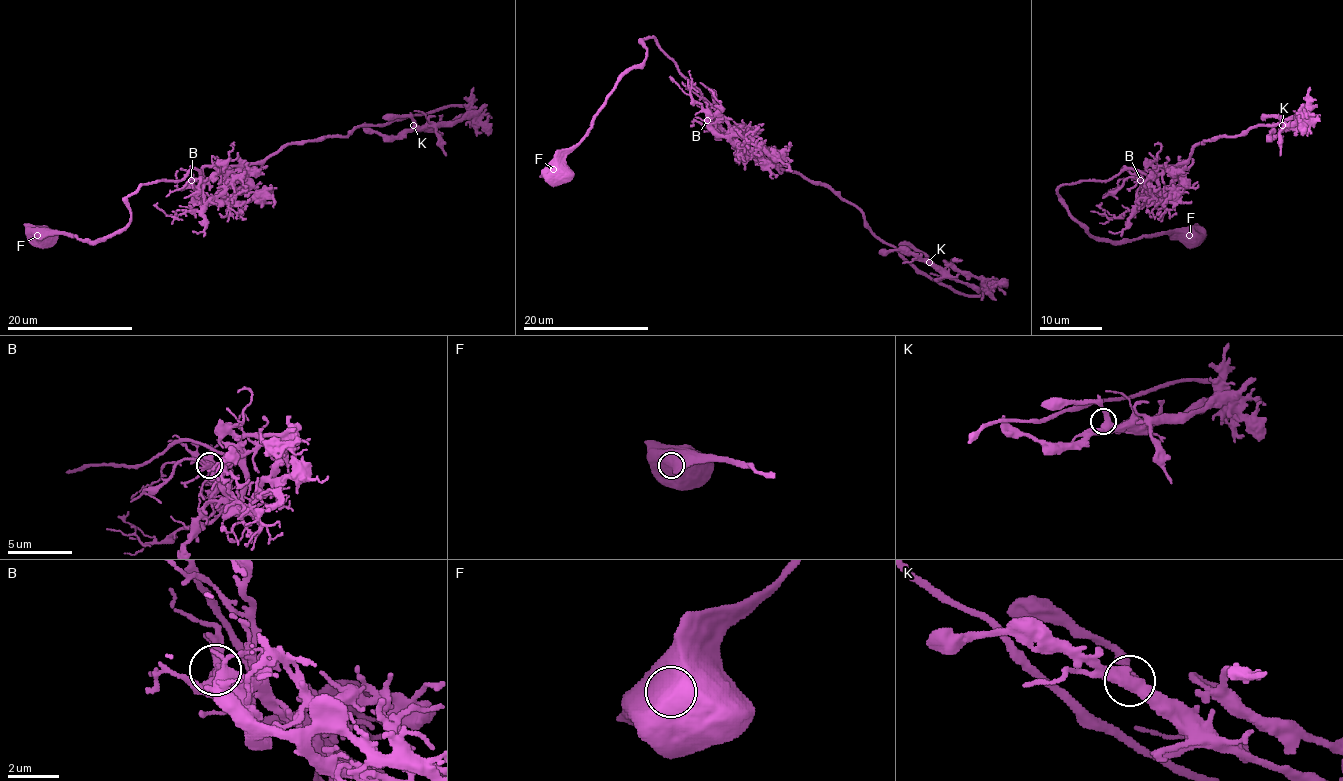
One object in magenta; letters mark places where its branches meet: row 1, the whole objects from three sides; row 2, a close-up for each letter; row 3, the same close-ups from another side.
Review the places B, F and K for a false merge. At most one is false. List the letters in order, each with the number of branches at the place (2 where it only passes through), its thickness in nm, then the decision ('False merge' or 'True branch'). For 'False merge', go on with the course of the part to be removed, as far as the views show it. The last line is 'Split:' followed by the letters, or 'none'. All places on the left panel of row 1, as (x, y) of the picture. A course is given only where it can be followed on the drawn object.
B: Branches: 4. Thickness 440 nm. True branch
F: Branches: 1. Thickness 1250 nm. True branch
K: Branches: 3. Thickness 400 nm. True branch
Split: none

